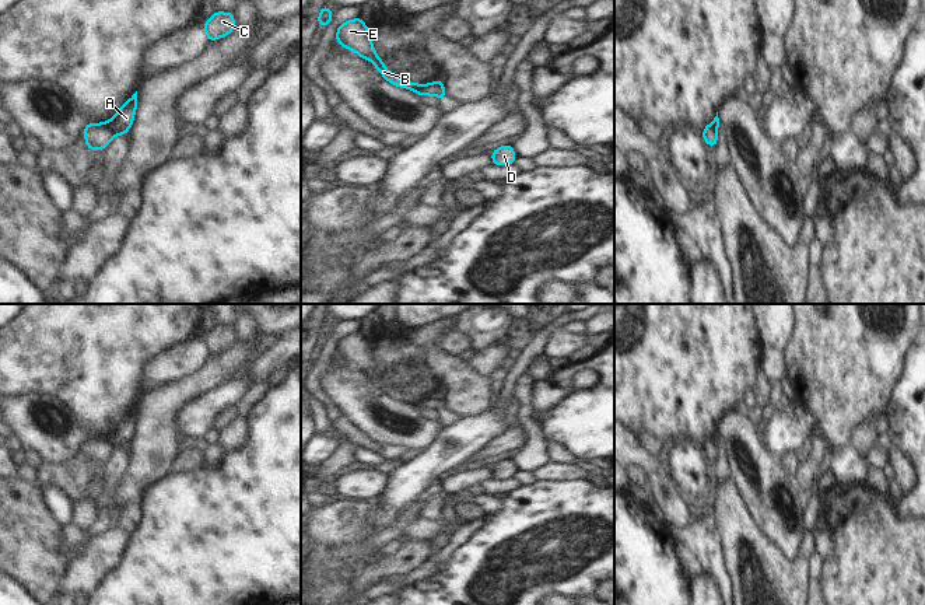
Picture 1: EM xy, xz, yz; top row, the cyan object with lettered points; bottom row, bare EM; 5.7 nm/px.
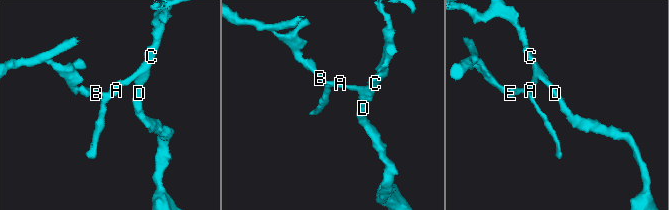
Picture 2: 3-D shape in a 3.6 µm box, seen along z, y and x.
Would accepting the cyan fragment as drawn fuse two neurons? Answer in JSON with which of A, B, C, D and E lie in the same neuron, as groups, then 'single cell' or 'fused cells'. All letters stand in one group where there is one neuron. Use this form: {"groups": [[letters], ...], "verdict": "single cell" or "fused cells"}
{"groups": [["A", "C", "D"], ["B", "E"]], "verdict": "fused cells"}

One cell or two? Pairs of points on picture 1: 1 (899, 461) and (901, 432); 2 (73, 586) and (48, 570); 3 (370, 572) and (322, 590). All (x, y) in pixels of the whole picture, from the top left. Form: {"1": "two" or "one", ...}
{"1": "two", "2": "two", "3": "two"}

